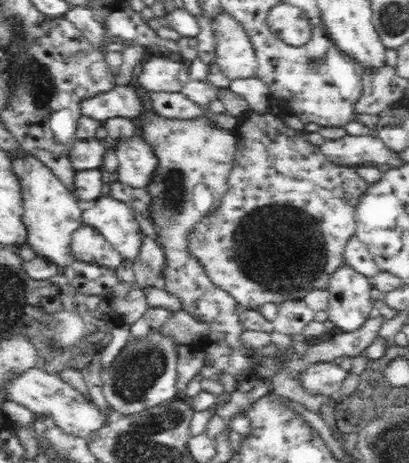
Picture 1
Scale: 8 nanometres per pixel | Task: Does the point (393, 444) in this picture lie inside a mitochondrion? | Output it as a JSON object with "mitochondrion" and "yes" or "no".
{"mitochondrion":"yes"}

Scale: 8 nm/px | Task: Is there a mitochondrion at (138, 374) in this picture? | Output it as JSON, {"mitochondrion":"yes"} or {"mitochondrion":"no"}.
{"mitochondrion":"yes"}

